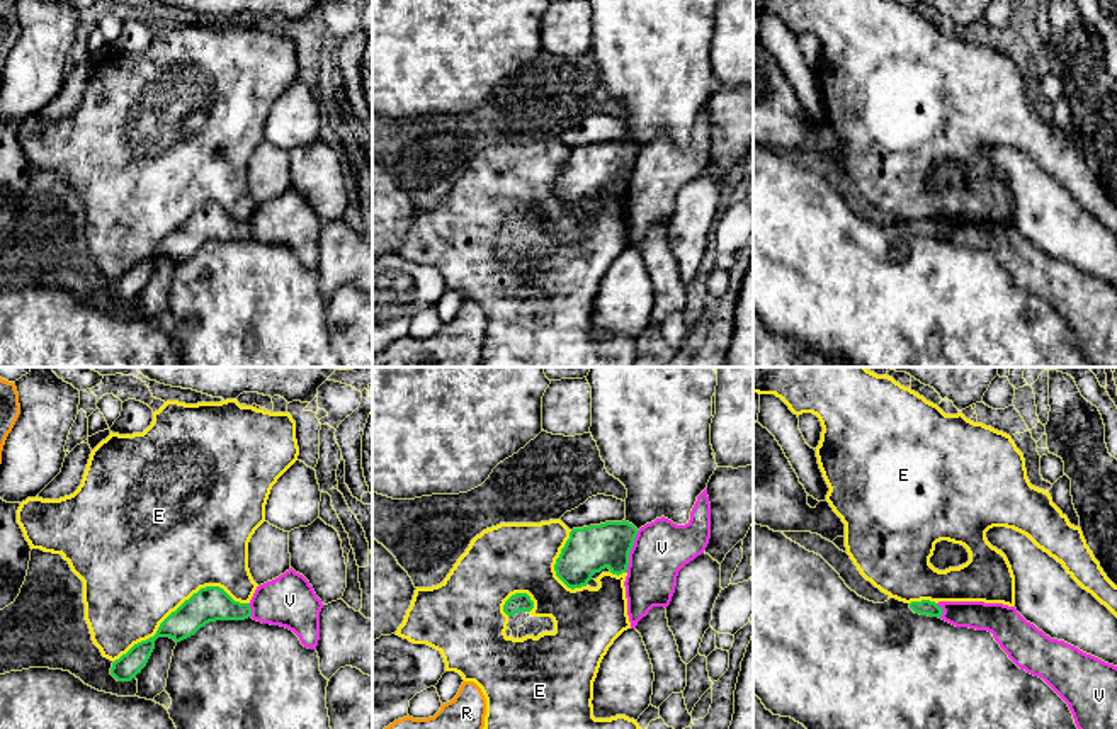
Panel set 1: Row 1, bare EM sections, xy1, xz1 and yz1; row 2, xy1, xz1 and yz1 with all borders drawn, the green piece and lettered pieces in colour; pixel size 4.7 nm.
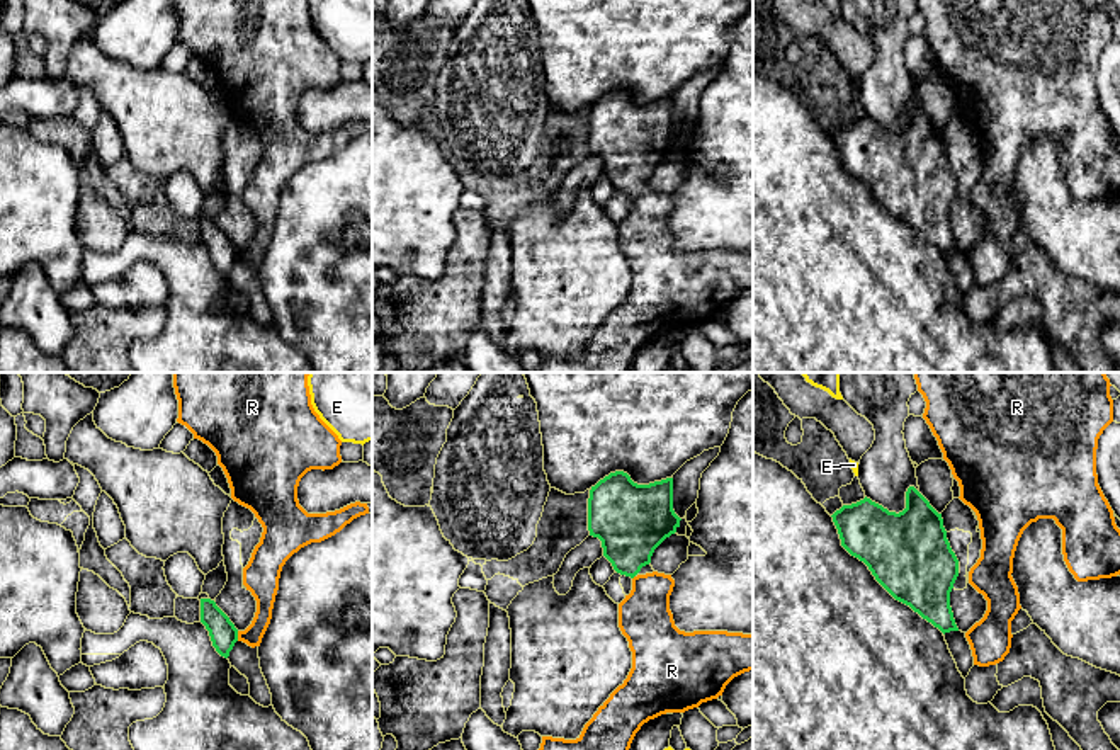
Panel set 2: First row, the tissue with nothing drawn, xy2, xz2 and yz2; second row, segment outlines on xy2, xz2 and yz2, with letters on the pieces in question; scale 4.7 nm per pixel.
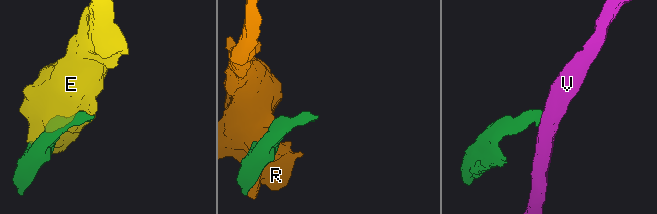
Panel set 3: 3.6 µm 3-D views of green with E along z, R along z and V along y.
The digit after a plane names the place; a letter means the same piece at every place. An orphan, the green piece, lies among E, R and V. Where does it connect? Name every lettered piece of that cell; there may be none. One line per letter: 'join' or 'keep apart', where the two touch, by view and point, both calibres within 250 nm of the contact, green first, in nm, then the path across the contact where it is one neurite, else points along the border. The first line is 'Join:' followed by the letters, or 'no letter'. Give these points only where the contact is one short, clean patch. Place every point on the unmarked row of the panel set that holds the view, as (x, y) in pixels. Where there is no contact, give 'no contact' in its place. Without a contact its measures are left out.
Join: R
E: keep apart; contact xy1 (181, 225); calibres 170 and 500 nm
R: join; contact xy2 (237, 255); calibres 130 and 110 nm
V: keep apart; contact xz1 (629, 170); calibres 220 and 260 nm; border xz1 (638, 150), (629, 172), (629, 184), (624, 191)

